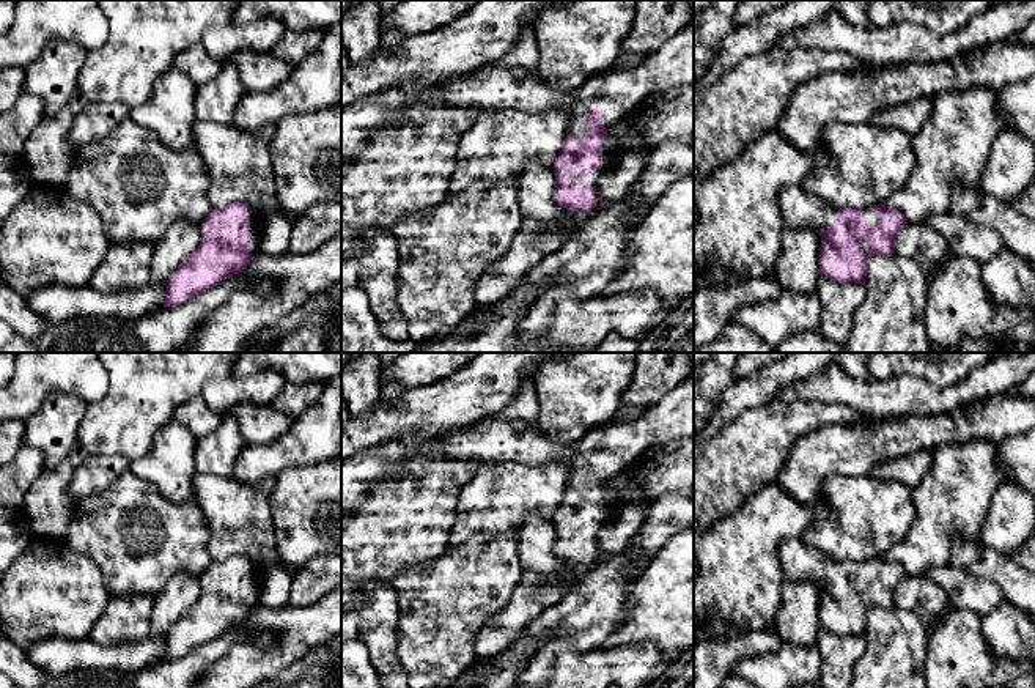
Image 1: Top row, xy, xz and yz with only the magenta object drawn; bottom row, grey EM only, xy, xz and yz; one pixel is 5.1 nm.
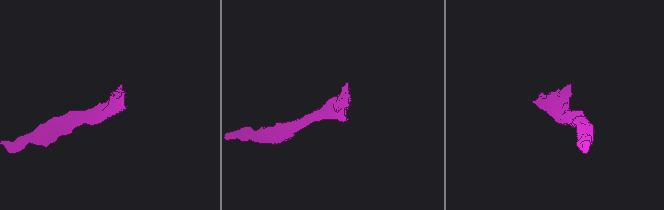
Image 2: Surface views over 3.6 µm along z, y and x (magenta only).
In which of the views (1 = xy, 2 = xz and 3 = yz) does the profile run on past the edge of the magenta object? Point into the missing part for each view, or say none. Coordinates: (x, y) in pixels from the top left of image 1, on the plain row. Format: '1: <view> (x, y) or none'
1: xy (254, 572)
2: xz (491, 440)
3: yz (799, 561)

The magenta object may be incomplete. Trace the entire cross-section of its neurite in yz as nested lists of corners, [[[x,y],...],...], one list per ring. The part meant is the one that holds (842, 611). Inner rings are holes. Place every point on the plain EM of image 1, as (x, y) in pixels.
[[[802,538],[779,546],[785,581],[815,581],[821,589],[821,627],[838,636],[865,636],[868,612],[895,606],[895,590],[906,576],[898,562],[871,557],[835,562]]]

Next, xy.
[[[244,556],[212,562],[201,576],[200,598],[167,631],[164,660],[175,660],[242,622],[260,605],[260,570]]]

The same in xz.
[[[694,373],[656,403],[645,406],[639,419],[602,424],[573,444],[552,442],[535,422],[516,425],[497,416],[483,417],[470,425],[428,438],[389,441],[373,452],[341,461],[341,513],[355,510],[374,483],[400,479],[407,461],[425,447],[439,449],[447,460],[477,461],[478,464],[560,461],[569,468],[569,475],[563,499],[552,520],[557,532],[554,553],[565,562],[588,565],[596,559],[602,526],[618,510],[613,494],[607,490],[607,480],[623,472],[650,447],[673,439],[694,439]]]

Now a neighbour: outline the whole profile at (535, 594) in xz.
[[[628,505],[618,509],[612,520],[602,526],[596,559],[588,565],[563,560],[566,571],[562,576],[522,570],[521,583],[514,587],[510,603],[477,633],[475,652],[480,657],[494,657],[506,649],[529,623],[558,605],[585,573],[623,551],[639,535],[643,520],[645,512],[642,510]]]

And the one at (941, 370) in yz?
[[[871,353],[868,372],[876,381],[909,375],[945,389],[961,383],[993,356],[994,353]]]

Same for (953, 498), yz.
[[[972,439],[937,446],[933,464],[912,490],[917,516],[908,535],[882,557],[898,562],[906,575],[950,565],[953,538],[980,540],[996,490],[1007,482],[997,444]]]

